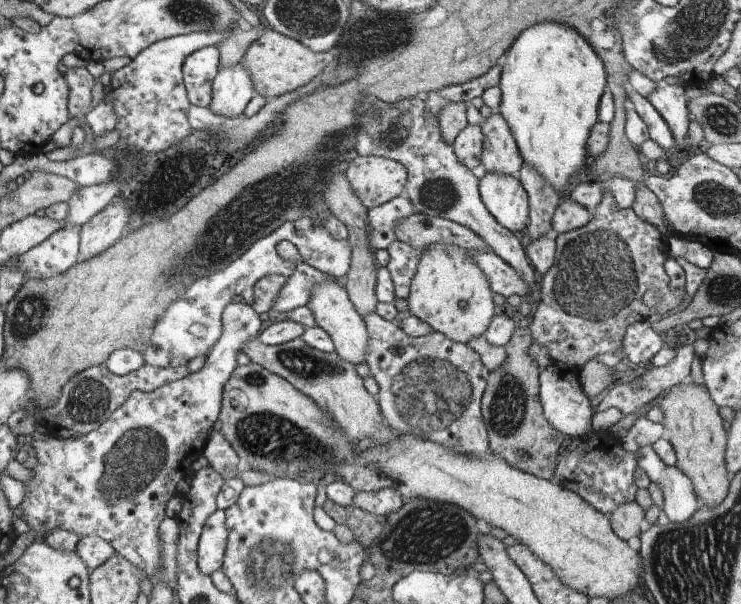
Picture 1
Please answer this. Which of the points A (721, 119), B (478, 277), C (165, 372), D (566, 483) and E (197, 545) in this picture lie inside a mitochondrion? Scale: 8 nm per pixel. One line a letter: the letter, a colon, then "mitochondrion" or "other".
A: mitochondrion
B: other
C: other
D: other
E: other

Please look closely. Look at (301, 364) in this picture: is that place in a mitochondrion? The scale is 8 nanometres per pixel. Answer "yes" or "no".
yes

